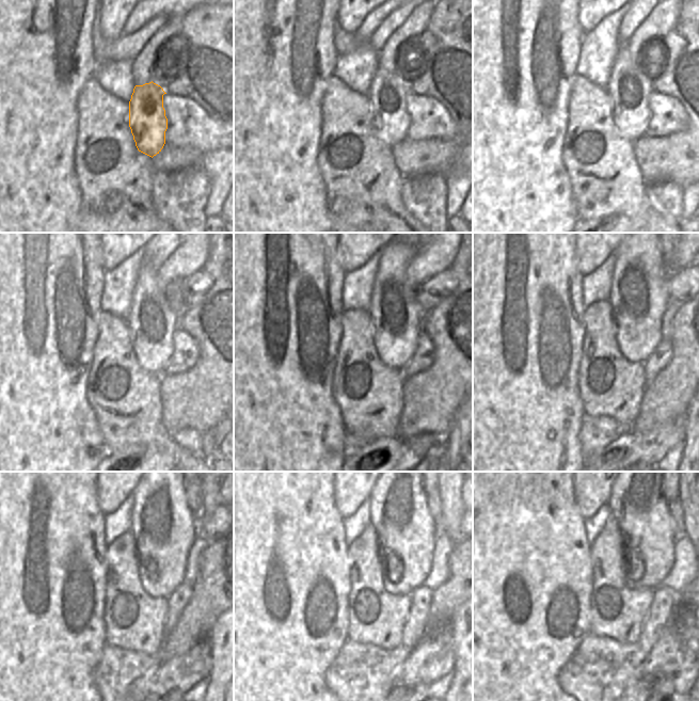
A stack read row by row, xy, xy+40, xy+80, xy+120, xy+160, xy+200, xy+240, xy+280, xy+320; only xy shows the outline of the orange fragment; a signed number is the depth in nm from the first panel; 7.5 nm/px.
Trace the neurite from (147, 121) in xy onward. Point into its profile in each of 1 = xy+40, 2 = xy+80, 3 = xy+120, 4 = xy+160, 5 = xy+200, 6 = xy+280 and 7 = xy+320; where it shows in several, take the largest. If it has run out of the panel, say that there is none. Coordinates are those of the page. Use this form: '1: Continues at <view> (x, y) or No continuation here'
1: Continues at xy+40 (387, 93)
2: Continues at xy+80 (629, 88)
3: Continues at xy+120 (152, 322)
4: Continues at xy+160 (397, 316)
5: Continues at xy+200 (639, 296)
6: Continues at xy+280 (399, 513)
7: Continues at xy+320 (636, 503).

